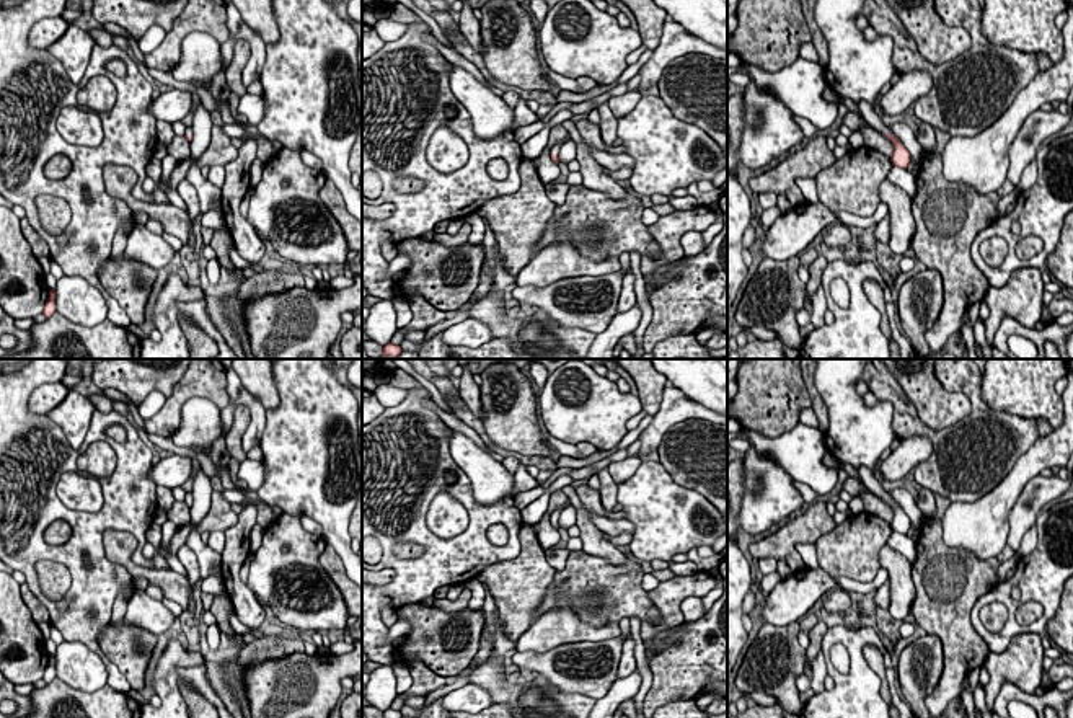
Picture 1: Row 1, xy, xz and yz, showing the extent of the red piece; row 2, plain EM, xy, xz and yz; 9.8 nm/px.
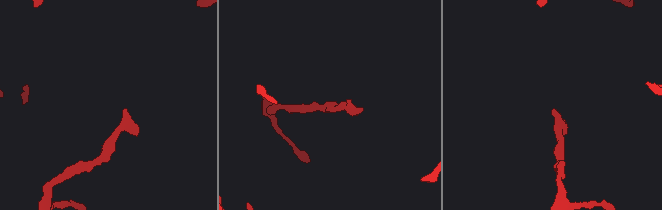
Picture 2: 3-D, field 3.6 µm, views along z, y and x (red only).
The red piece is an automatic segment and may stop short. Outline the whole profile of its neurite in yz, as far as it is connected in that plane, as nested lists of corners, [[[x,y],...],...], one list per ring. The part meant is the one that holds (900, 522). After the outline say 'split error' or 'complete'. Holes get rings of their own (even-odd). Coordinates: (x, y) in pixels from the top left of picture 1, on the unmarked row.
[[[856,467],[856,472],[863,481],[863,486],[894,509],[894,519],[890,524],[892,530],[907,535],[912,525],[910,517],[882,488],[881,481],[874,476],[872,470],[869,470],[868,467]]]; split error

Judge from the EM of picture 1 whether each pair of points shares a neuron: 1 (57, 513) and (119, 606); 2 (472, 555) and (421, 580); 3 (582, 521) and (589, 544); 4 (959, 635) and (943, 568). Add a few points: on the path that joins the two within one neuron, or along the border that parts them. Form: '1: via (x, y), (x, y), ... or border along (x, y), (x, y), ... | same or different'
1: border along (121, 591), (114, 599), (110, 620) | different
2: via (459, 560), (444, 562), (434, 568) | same
3: via (586, 526), (589, 539) | same
4: via (949, 619), (944, 612), (944, 585) | same

